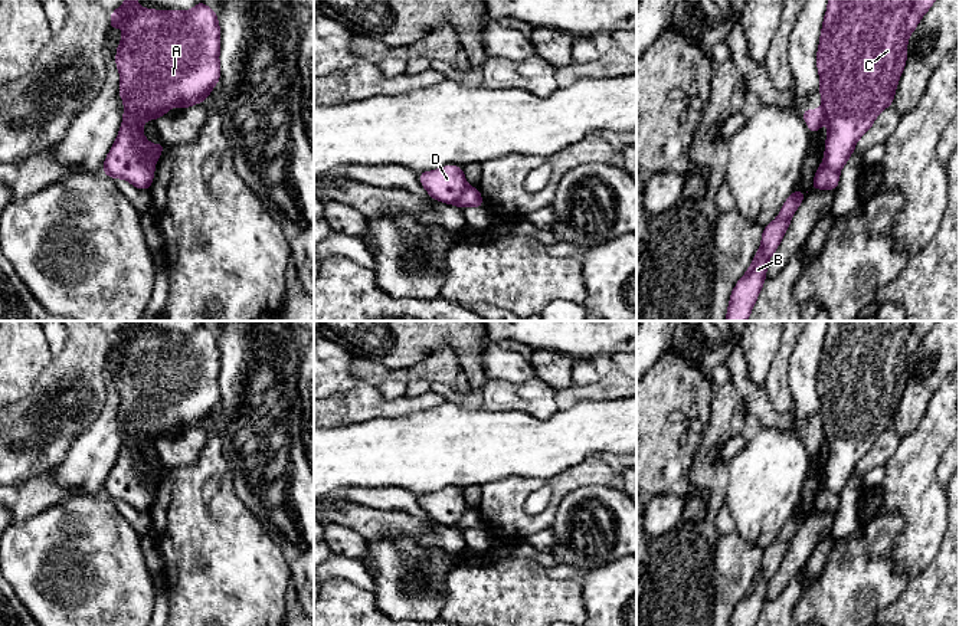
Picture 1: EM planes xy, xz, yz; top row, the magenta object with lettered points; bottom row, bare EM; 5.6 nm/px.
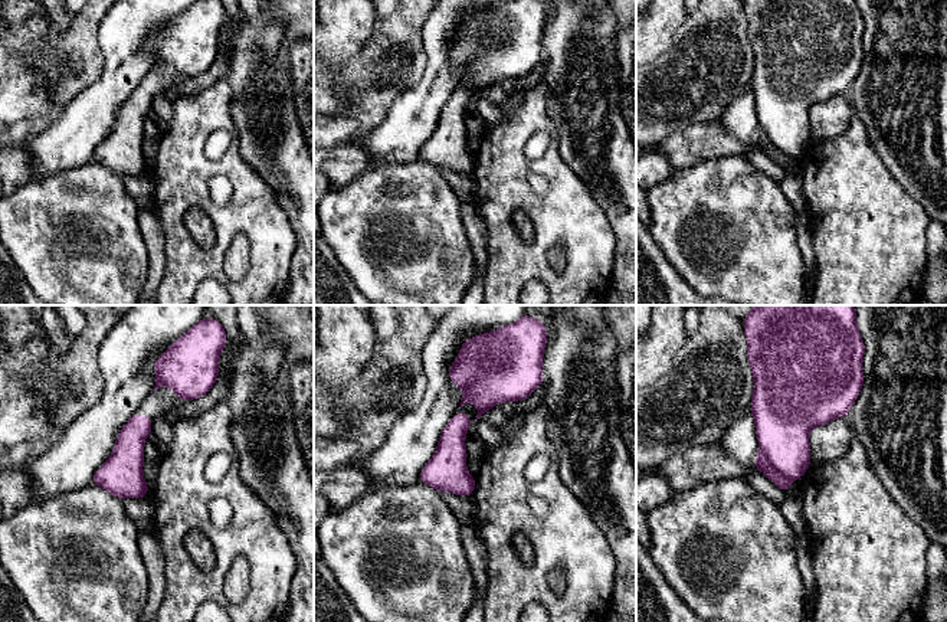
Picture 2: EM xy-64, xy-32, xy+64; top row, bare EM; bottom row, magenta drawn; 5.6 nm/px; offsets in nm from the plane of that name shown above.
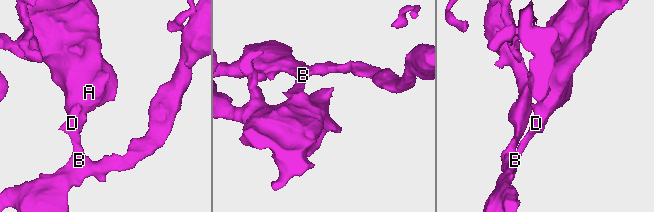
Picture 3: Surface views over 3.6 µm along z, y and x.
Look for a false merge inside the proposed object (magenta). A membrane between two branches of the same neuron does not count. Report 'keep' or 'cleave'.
cleave

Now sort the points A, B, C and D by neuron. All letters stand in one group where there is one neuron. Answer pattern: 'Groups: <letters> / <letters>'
Groups: A C / B D

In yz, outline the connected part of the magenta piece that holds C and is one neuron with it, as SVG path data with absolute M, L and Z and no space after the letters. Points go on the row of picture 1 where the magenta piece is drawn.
M828 0L816 68L824 117L828 122L825 164L839 171L857 141L881 111L893 105L907 60L907 40L936 0Z

